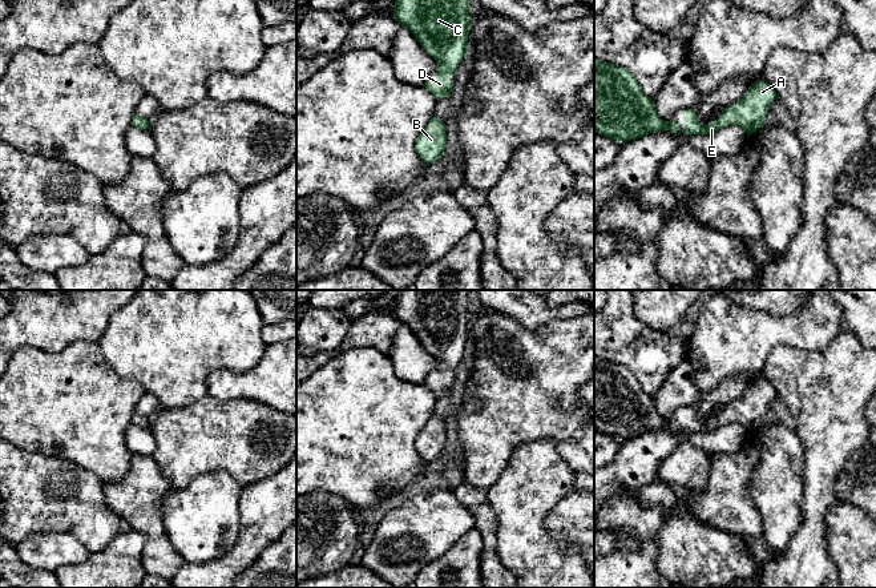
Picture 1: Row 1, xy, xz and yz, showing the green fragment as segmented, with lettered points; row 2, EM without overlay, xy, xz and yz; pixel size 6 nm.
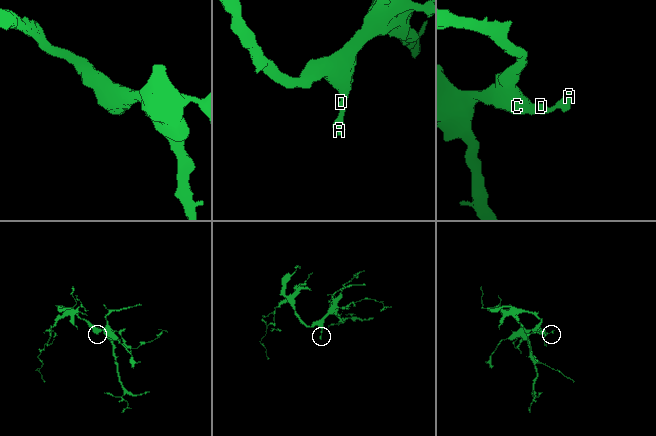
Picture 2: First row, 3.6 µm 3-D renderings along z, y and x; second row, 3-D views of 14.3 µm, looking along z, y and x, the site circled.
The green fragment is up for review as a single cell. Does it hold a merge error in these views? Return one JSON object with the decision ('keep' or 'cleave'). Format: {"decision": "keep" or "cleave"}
{"decision": "keep"}

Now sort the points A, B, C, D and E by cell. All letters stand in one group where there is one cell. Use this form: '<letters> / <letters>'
A B C D E

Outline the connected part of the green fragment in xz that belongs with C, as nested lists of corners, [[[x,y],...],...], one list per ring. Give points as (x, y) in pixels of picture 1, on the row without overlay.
[[[396,290],[393,315],[401,323],[408,326],[423,347],[437,359],[436,378],[425,379],[424,384],[437,396],[451,394],[453,379],[449,378],[455,372],[456,366],[461,361],[468,347],[468,331],[471,329],[469,314],[469,290]]]

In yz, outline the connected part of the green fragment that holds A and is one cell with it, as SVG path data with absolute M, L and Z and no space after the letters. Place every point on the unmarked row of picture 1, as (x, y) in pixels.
M764 378L756 379L743 396L726 406L719 416L707 423L699 420L693 407L683 407L683 432L711 432L726 423L738 423L750 434L763 424L768 404L776 395L770 382Z

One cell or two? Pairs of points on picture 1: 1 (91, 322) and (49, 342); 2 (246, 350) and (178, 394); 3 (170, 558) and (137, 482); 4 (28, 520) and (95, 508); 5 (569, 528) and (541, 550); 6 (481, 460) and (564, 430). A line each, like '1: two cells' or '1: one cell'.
1: one cell
2: one cell
3: one cell
4: one cell
5: two cells
6: one cell

